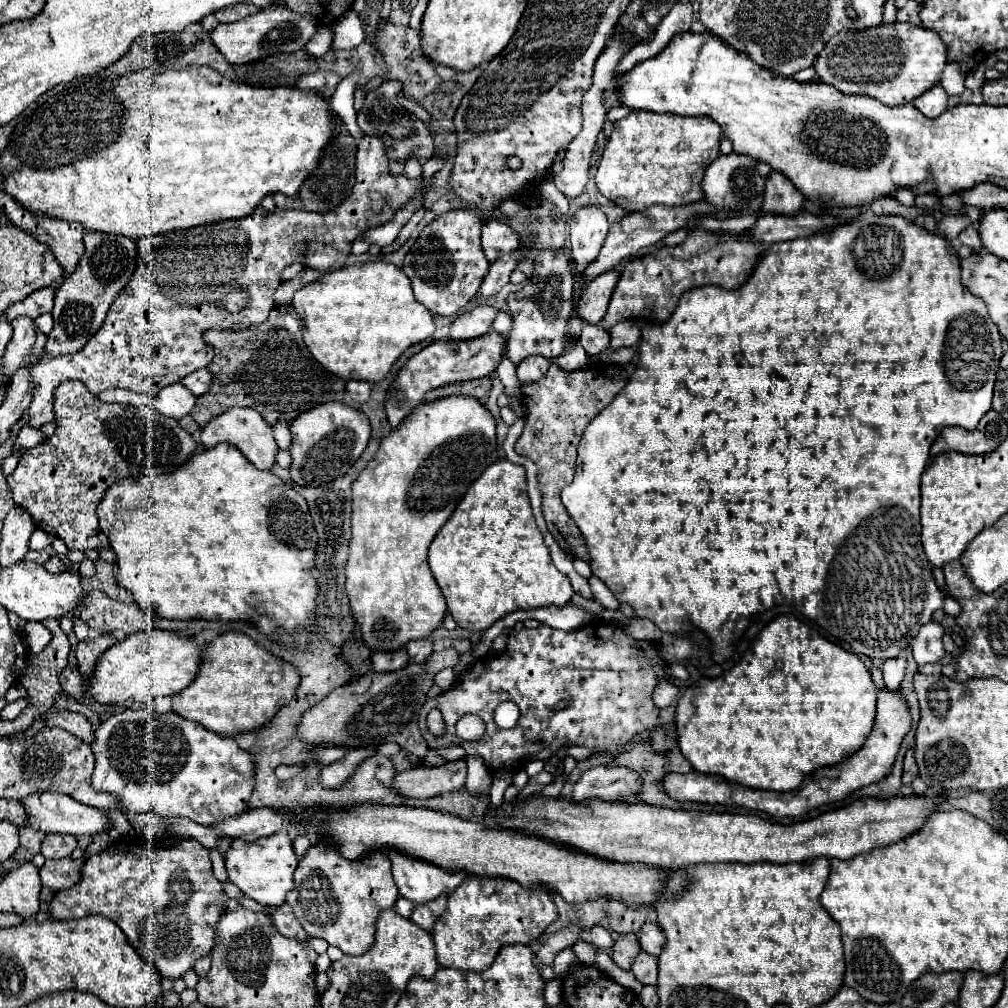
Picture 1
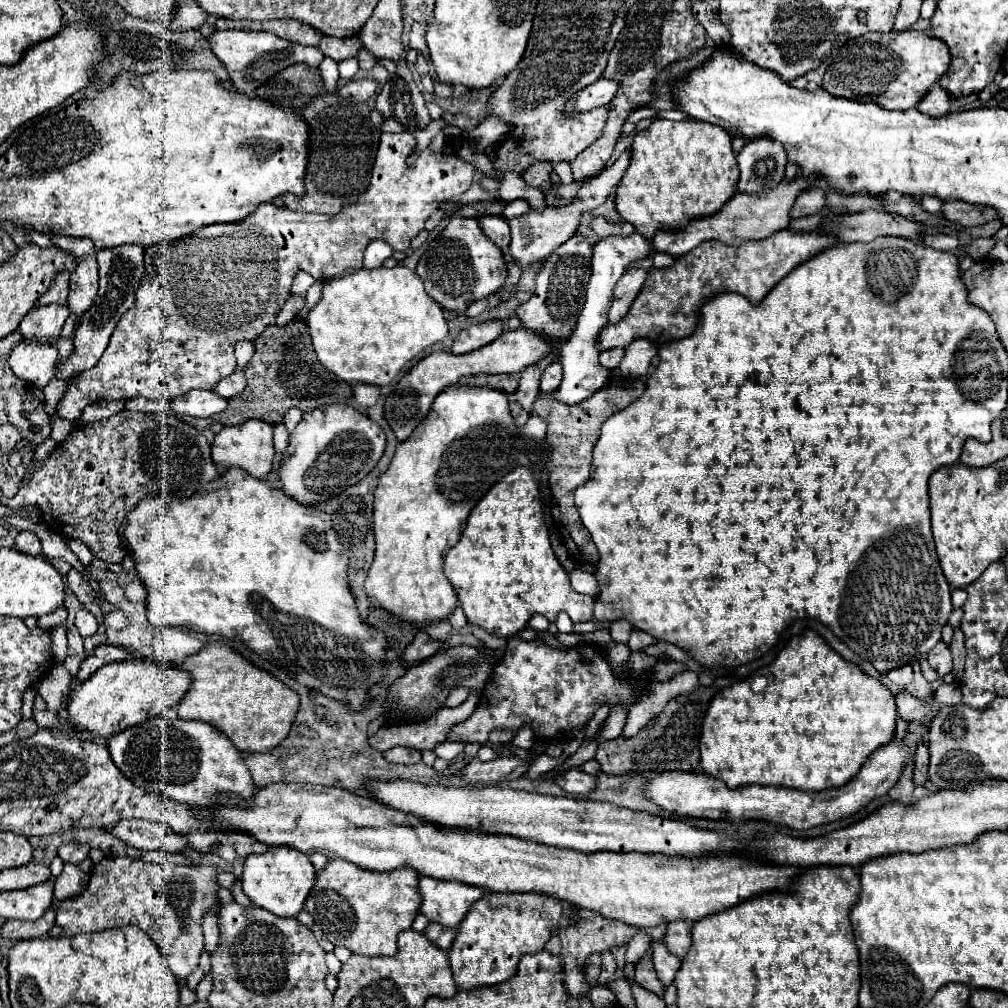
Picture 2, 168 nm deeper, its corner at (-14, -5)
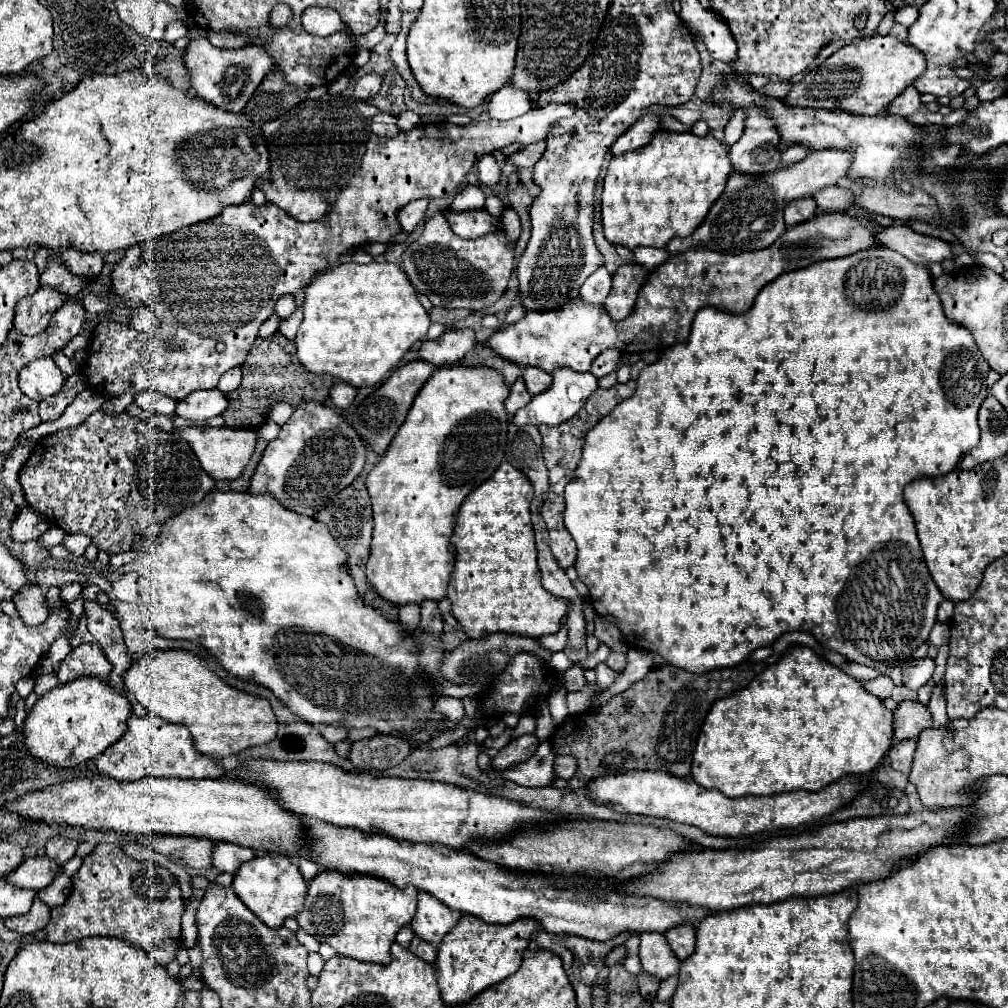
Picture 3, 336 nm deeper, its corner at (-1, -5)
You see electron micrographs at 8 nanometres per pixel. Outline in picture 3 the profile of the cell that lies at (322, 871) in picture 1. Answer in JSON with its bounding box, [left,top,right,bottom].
[296,870,418,964]

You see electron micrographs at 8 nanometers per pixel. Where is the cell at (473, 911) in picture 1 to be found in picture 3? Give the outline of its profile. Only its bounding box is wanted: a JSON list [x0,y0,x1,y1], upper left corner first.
[434,914,538,1006]

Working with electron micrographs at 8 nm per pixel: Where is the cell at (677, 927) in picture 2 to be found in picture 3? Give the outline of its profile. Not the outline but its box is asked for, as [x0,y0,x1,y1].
[664,924,696,962]

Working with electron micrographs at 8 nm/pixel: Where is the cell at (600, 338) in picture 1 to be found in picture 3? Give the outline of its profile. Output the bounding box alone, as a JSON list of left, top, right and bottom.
[590,350,622,378]

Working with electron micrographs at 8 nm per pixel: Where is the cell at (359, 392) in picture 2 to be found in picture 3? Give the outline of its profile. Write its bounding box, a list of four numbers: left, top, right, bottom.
[330,382,356,410]

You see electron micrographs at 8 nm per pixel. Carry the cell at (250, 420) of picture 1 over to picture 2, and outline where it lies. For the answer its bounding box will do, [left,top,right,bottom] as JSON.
[211,418,275,478]

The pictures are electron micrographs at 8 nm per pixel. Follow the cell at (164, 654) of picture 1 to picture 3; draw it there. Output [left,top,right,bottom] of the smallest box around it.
[24,678,130,770]

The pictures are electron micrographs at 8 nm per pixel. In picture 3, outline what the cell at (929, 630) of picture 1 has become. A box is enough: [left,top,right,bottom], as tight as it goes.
[902,658,934,690]

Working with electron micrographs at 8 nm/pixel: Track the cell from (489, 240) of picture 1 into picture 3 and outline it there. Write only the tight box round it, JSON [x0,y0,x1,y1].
[444,210,500,238]

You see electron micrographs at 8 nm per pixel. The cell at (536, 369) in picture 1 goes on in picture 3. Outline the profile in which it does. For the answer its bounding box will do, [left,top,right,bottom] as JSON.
[522,368,552,396]

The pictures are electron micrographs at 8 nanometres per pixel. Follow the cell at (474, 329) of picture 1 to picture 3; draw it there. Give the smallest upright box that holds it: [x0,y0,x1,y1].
[420,328,476,366]

